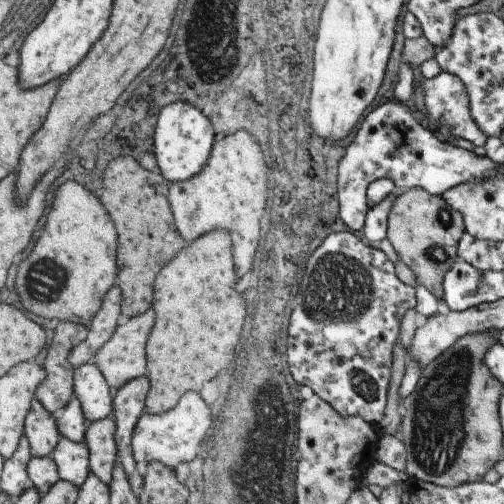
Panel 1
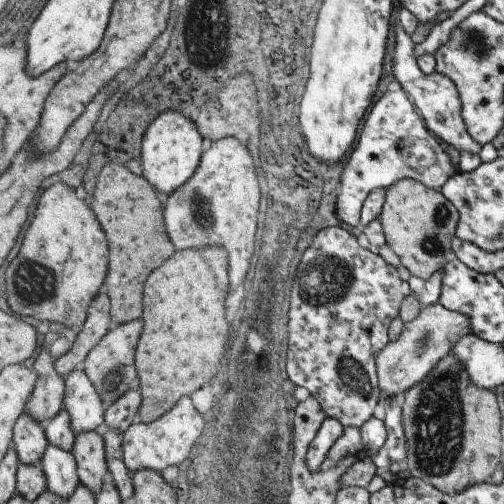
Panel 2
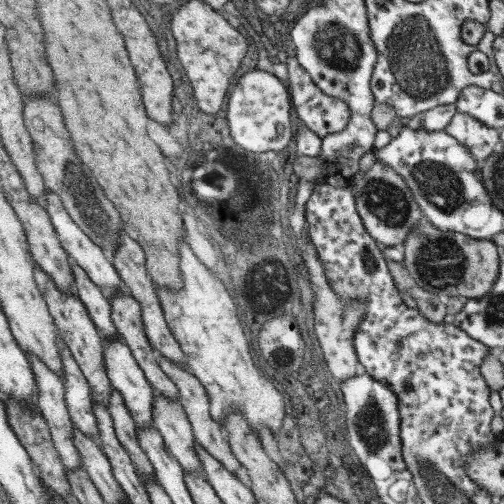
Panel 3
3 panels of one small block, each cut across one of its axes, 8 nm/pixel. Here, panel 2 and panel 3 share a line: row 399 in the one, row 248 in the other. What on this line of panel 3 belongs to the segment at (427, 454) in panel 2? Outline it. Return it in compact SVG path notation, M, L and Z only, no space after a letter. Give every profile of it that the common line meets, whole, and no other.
M421 220L405 238L403 264L411 274L415 286L447 298L481 298L491 292L499 276L499 250L493 242L475 242L463 234L447 234L431 226L431 222Z

